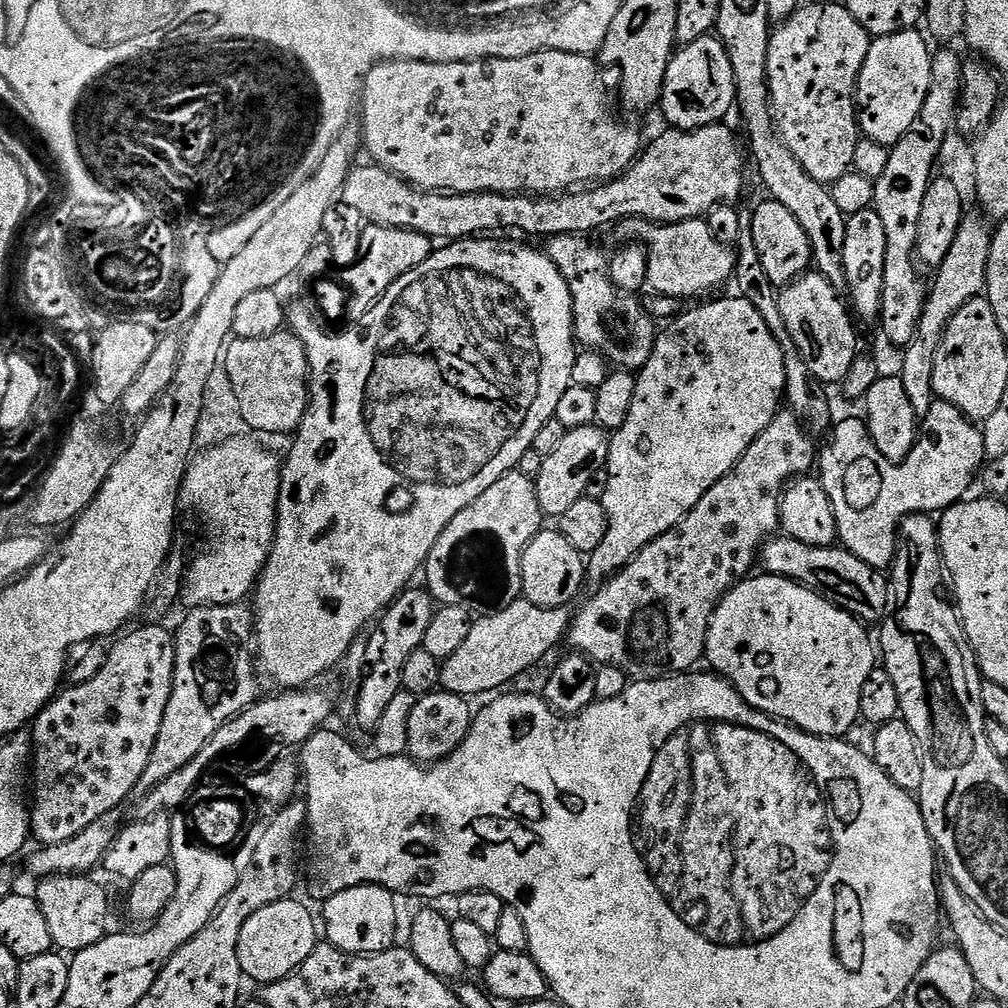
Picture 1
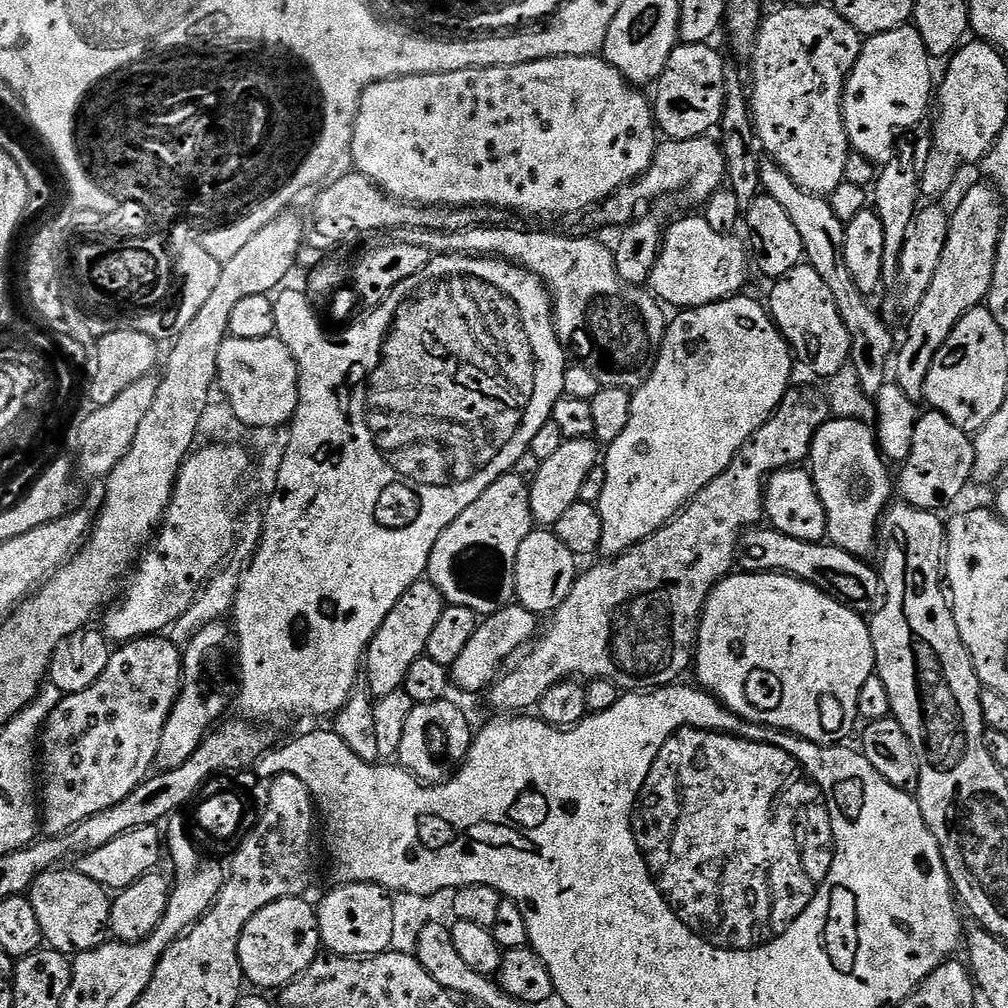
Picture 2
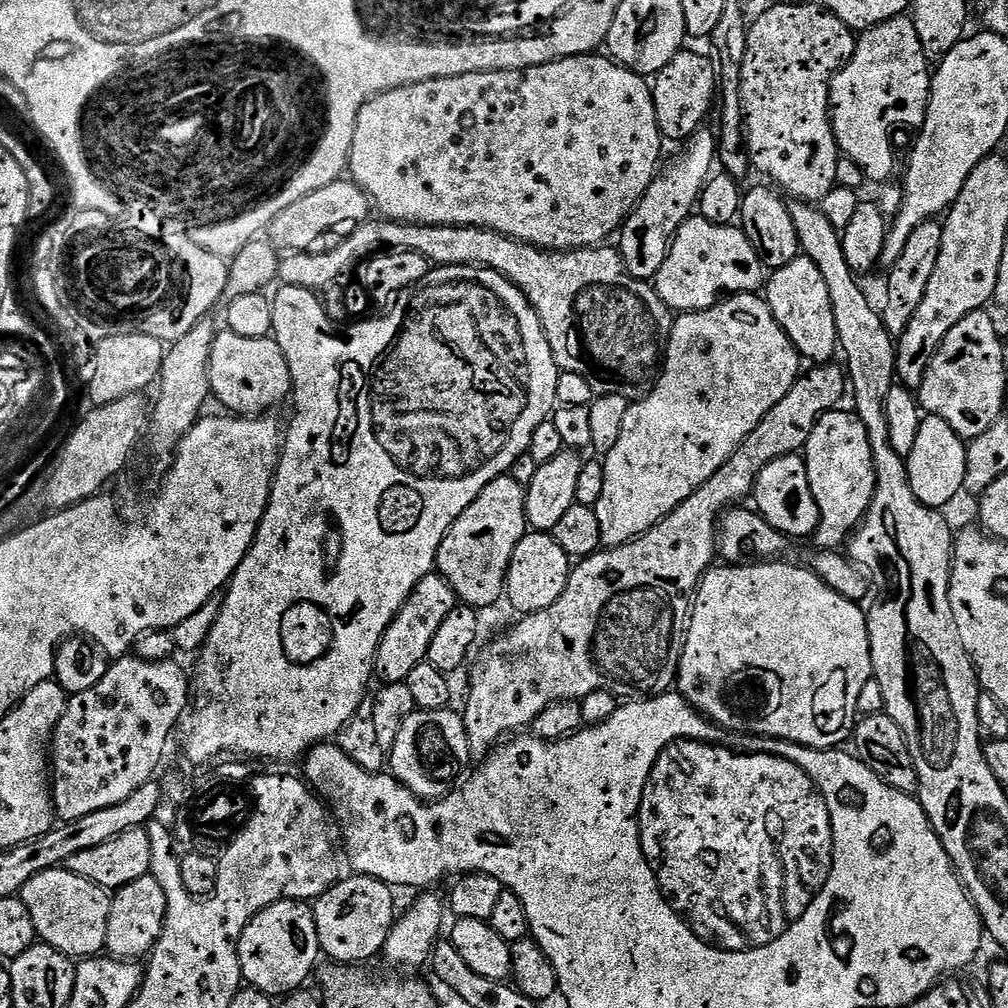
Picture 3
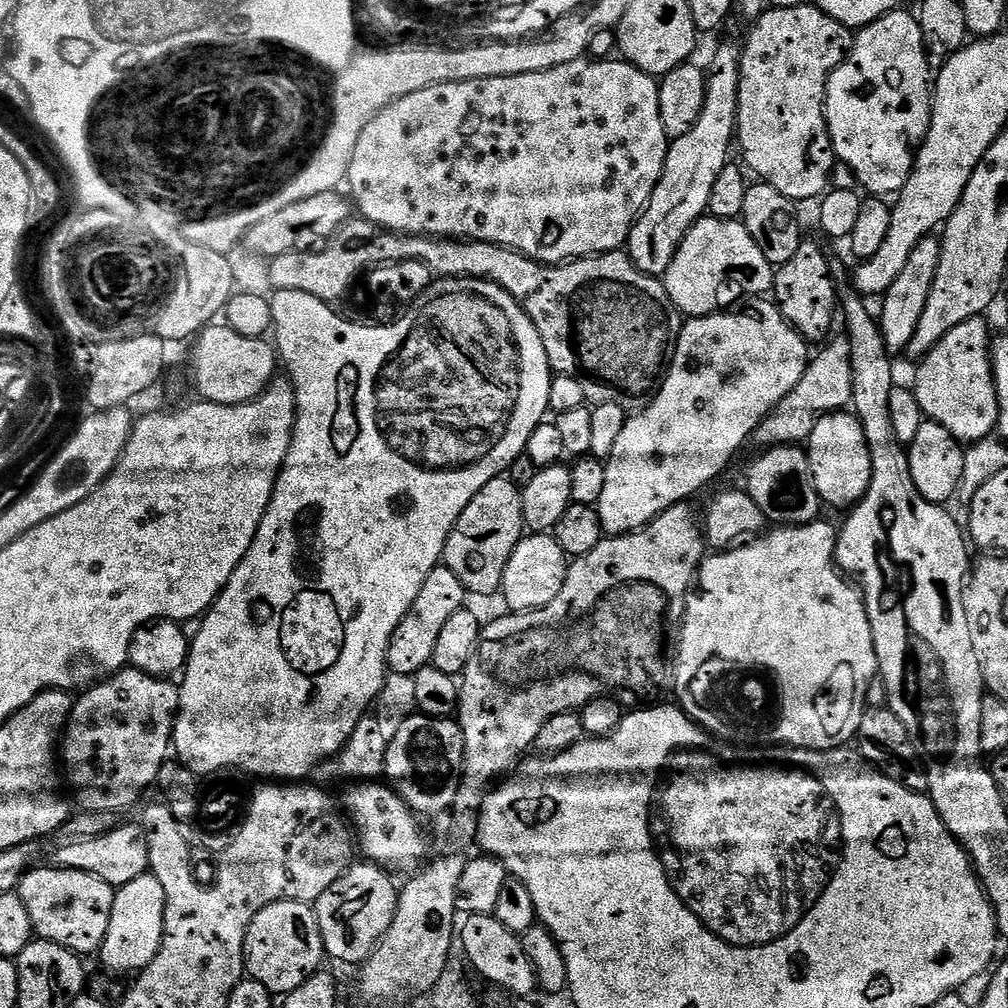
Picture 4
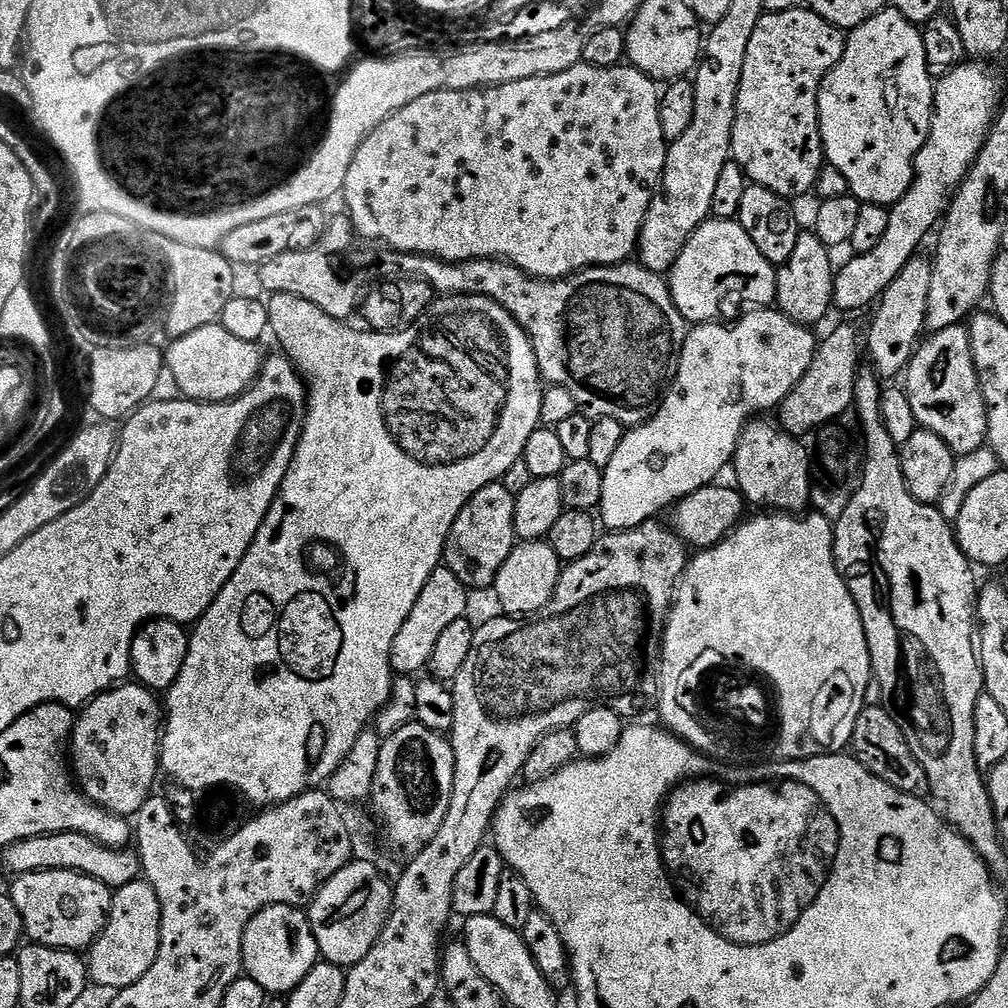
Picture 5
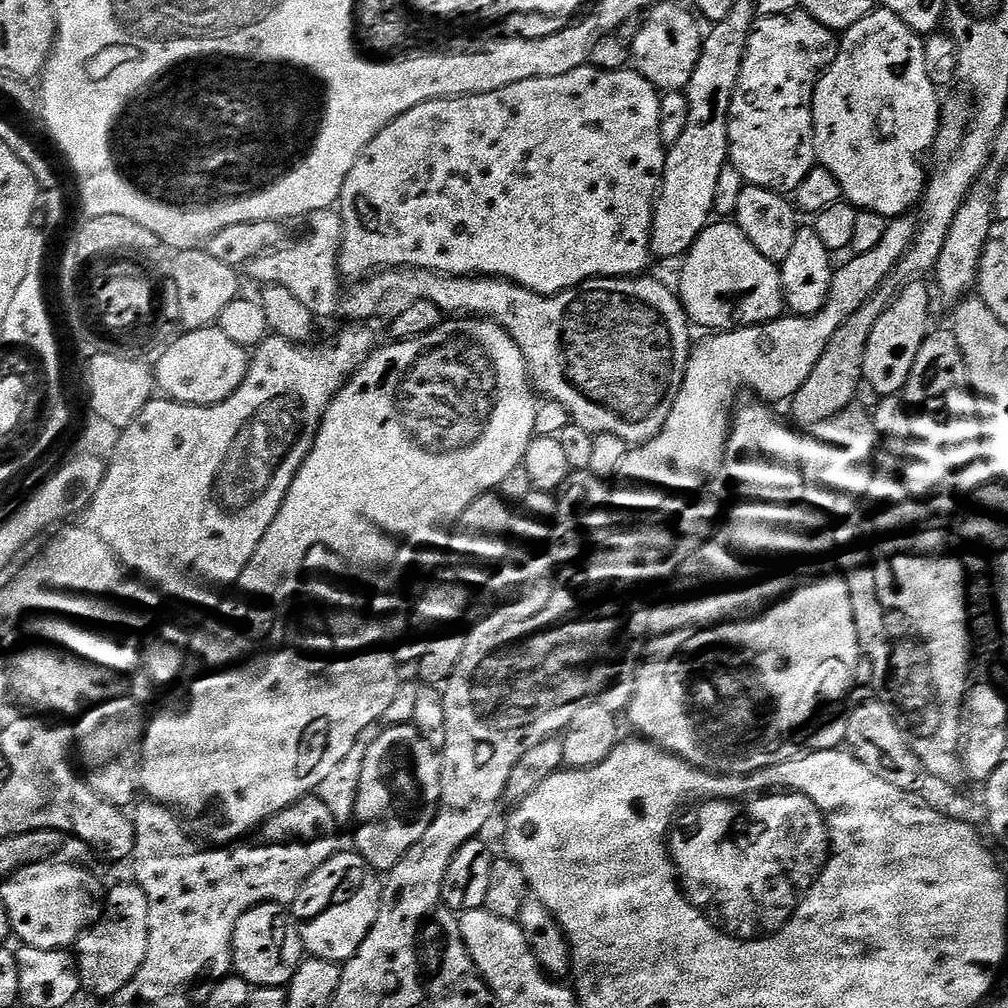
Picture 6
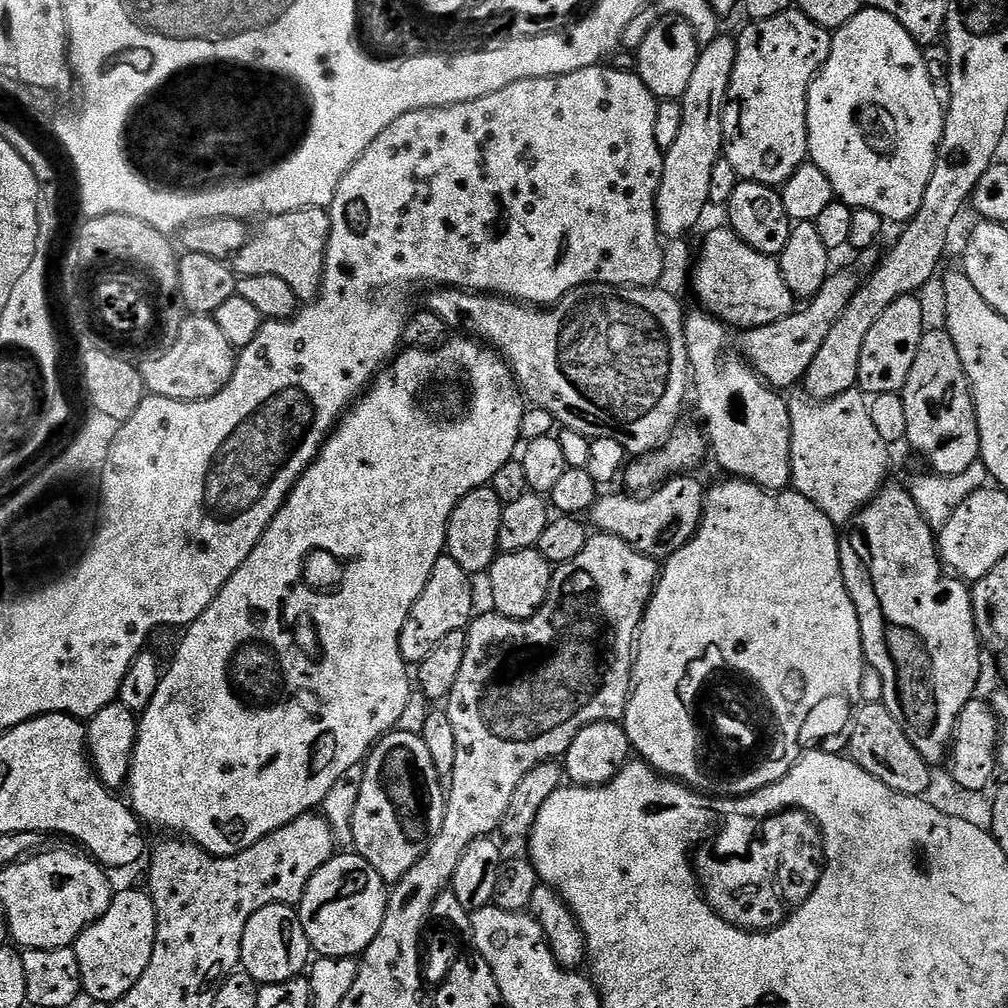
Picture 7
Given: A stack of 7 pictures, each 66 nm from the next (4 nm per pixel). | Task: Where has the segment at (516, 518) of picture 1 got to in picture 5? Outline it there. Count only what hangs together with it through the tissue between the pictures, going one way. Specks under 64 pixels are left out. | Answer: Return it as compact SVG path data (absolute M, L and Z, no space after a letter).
M497 482L478 490L478 494L471 496L458 514L444 547L443 563L464 583L465 588L491 589L495 585L502 562L510 558L518 543L514 526L515 509L516 498L510 494L510 490L506 490L503 482Z

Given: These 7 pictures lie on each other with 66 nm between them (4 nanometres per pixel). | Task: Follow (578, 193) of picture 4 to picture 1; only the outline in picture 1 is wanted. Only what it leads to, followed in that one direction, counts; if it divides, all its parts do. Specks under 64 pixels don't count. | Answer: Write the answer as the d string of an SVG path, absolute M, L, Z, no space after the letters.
M549 47L546 52L529 51L522 58L517 60L485 60L483 58L473 58L462 64L431 64L421 60L385 60L378 63L364 75L362 85L362 108L364 104L364 136L362 132L362 148L368 151L368 156L373 165L389 169L397 176L407 180L409 184L414 184L418 188L431 190L434 192L446 192L449 194L459 194L461 192L507 192L509 194L527 194L529 196L555 196L567 193L569 190L579 189L581 186L591 185L593 182L603 182L613 180L616 176L621 176L625 170L633 164L642 151L640 144L640 132L636 128L631 128L628 124L619 124L616 116L612 113L612 100L608 97L608 88L604 85L604 80L600 77L601 65L595 59L592 61L591 55L579 56L576 52L563 52L557 48Z

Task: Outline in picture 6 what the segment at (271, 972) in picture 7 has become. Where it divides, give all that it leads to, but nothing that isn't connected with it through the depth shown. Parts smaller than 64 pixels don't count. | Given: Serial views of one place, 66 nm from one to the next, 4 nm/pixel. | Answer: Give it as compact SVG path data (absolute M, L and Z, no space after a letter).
M260 904L241 918L236 928L234 968L249 984L284 988L297 979L297 972L306 959L304 933L288 911L282 904Z

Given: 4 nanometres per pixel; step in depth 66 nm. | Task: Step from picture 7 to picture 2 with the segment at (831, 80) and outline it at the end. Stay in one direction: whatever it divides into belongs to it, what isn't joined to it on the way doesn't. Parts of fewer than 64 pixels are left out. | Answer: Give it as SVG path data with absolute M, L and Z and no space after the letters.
M915 26L895 28L861 43L858 62L844 84L844 129L851 151L870 158L877 166L894 159L892 147L900 132L929 115L934 100L930 57Z

